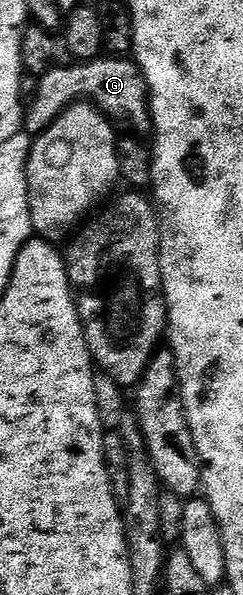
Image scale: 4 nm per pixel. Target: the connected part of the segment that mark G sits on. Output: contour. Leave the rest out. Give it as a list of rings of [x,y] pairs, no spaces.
[[[99,57],[71,62],[71,67],[55,65],[37,80],[34,100],[29,100],[24,111],[24,131],[31,137],[42,134],[66,112],[67,107],[79,101],[89,101],[115,124],[127,123],[131,132],[149,132],[150,92],[146,90],[146,78],[137,63],[130,57]]]

